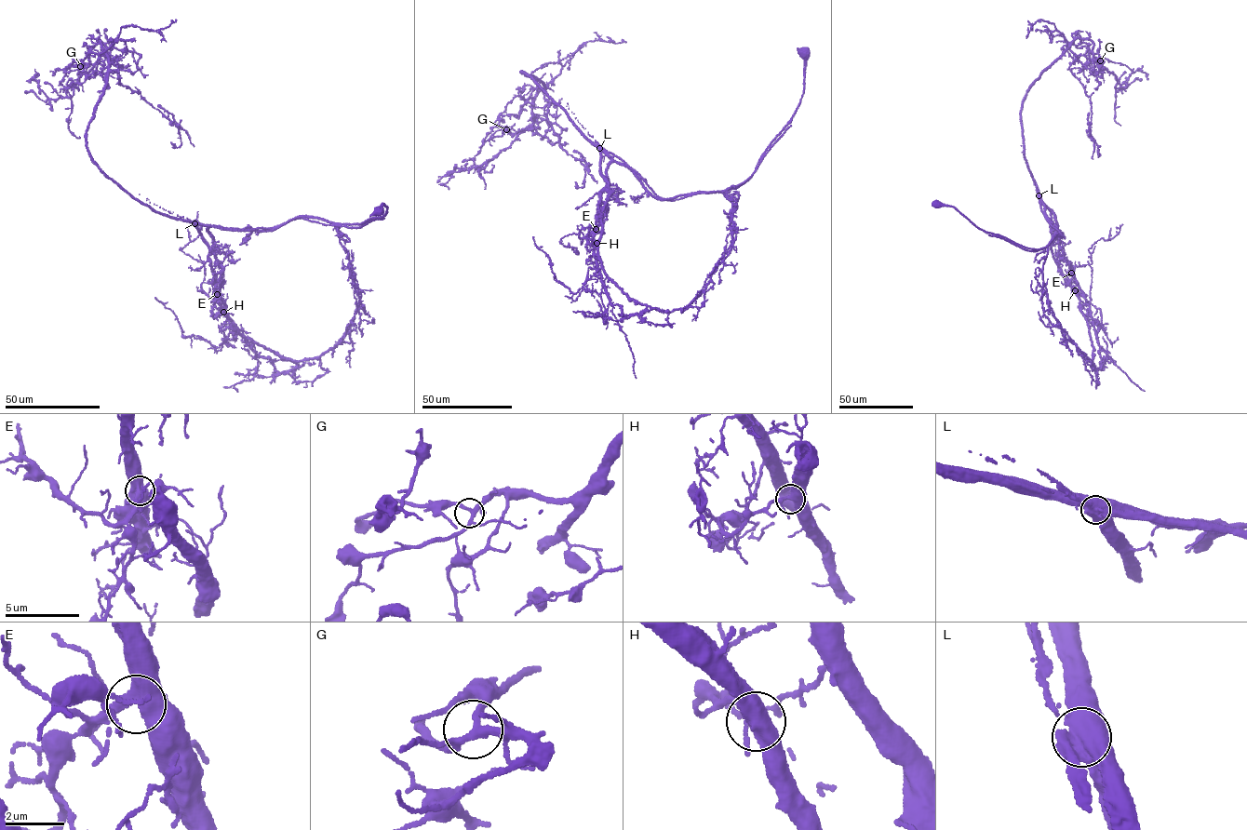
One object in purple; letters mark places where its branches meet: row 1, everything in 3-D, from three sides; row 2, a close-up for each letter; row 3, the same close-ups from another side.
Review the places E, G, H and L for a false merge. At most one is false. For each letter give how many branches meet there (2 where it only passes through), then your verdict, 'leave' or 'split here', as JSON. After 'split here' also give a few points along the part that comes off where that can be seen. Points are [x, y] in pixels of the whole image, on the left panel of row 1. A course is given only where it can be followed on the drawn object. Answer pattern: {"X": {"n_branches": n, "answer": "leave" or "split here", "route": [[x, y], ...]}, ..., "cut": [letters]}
{"E": {"n_branches": 3, "answer": "leave"}, "G": {"n_branches": 4, "answer": "leave"}, "H": {"n_branches": 4, "answer": "leave"}, "L": {"n_branches": 4, "answer": "split here", "route": [[194, 223], [222, 268], [219, 293], [231, 328], [297, 361], [329, 350], [353, 322], [361, 295], [352, 250]]}, "cut": ["L"]}

